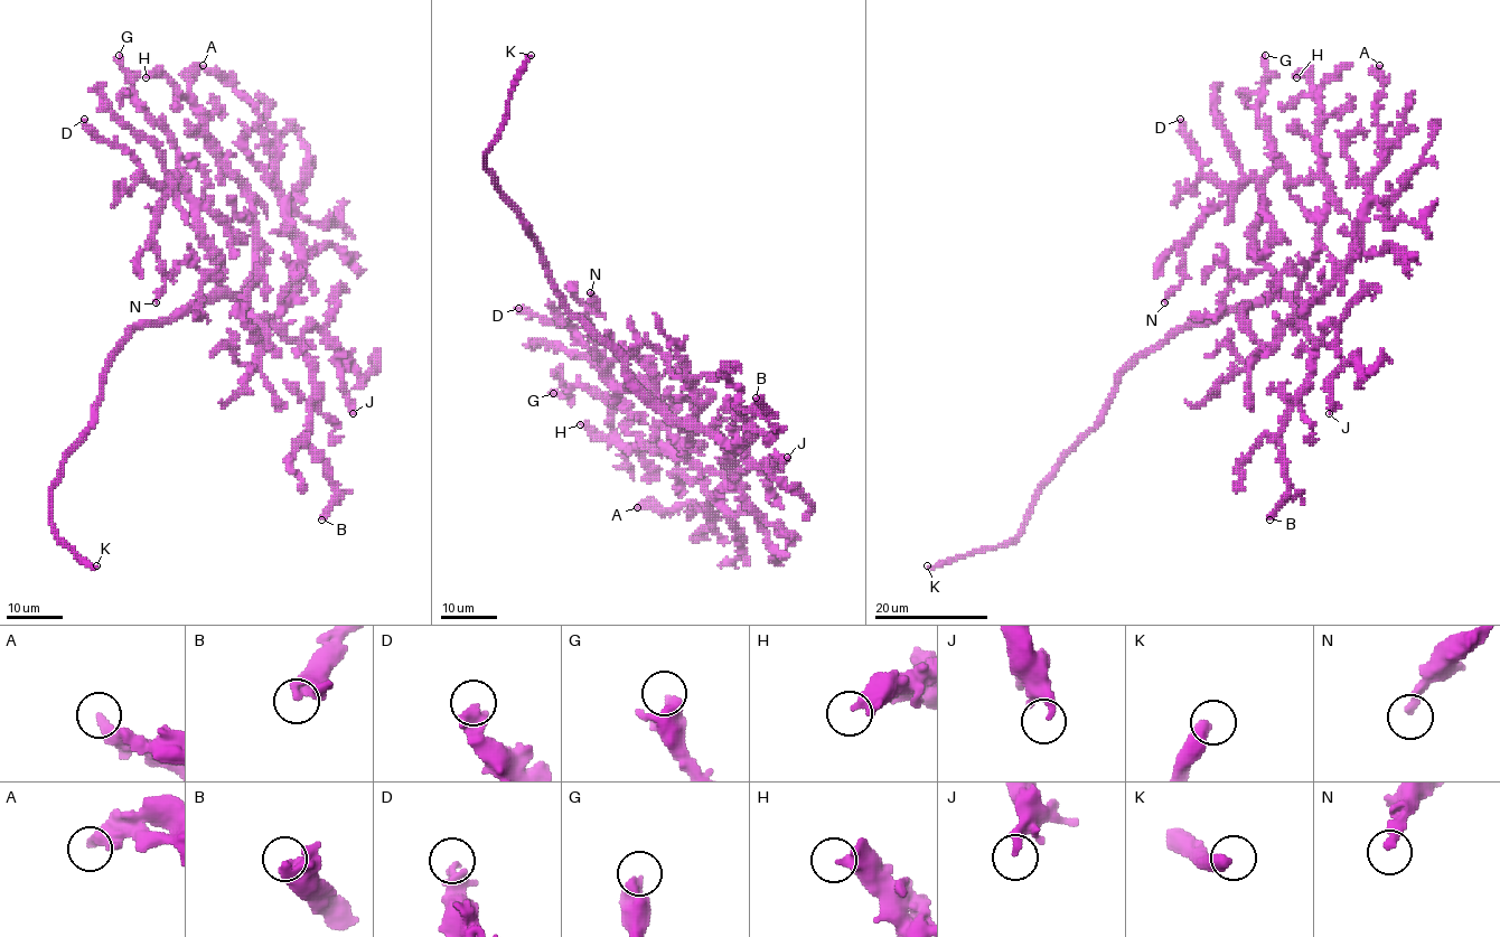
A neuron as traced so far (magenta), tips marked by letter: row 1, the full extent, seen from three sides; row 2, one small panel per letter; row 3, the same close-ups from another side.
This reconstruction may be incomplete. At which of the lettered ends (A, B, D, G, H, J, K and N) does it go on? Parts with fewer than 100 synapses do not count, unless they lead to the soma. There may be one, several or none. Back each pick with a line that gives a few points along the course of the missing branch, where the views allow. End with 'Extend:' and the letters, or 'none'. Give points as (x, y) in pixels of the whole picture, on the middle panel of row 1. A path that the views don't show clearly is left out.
Extend: K

